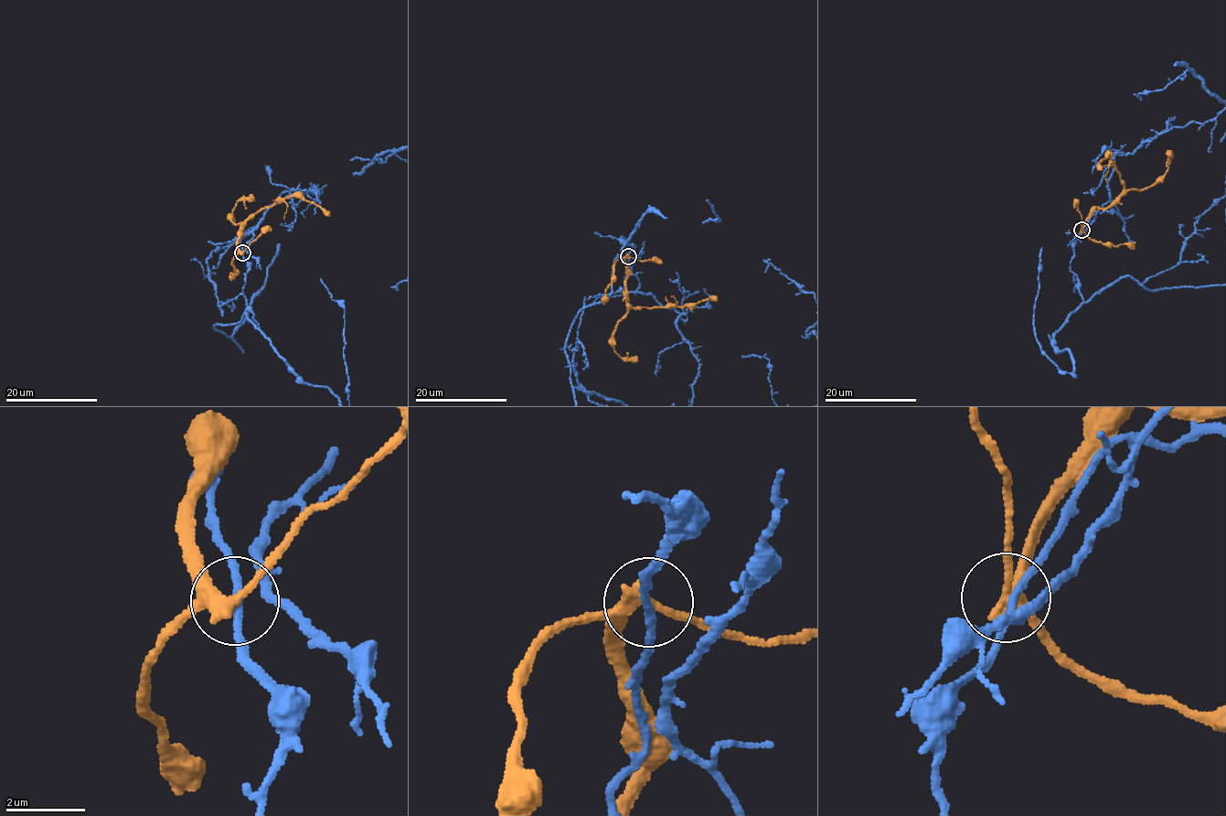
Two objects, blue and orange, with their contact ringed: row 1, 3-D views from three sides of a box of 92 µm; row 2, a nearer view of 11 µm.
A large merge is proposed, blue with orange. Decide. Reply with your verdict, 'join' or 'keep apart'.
keep apart

